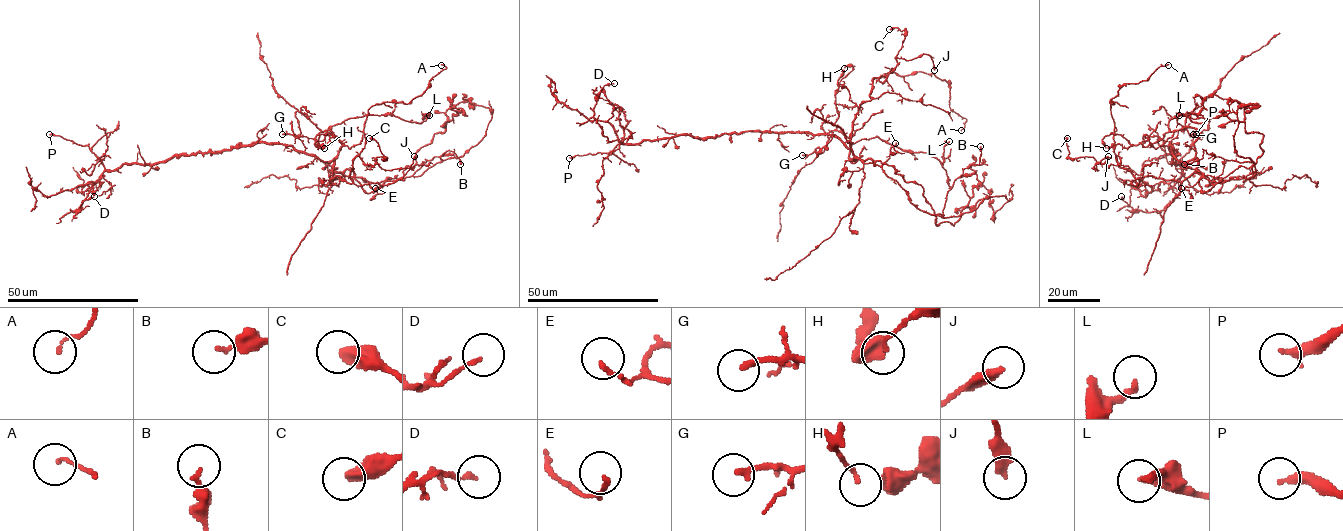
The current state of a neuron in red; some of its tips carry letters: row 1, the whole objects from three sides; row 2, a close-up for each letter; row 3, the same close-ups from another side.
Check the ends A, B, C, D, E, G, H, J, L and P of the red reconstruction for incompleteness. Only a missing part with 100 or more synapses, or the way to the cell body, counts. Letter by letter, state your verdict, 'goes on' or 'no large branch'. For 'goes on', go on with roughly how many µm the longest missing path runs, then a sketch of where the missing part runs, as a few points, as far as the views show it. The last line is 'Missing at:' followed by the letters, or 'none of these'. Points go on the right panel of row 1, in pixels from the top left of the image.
A: no large branch
B: no large branch
C: no large branch
D: no large branch
E: no large branch
G: no large branch
H: no large branch
J: no large branch
L: no large branch
P: no large branch
Missing at: none of these

